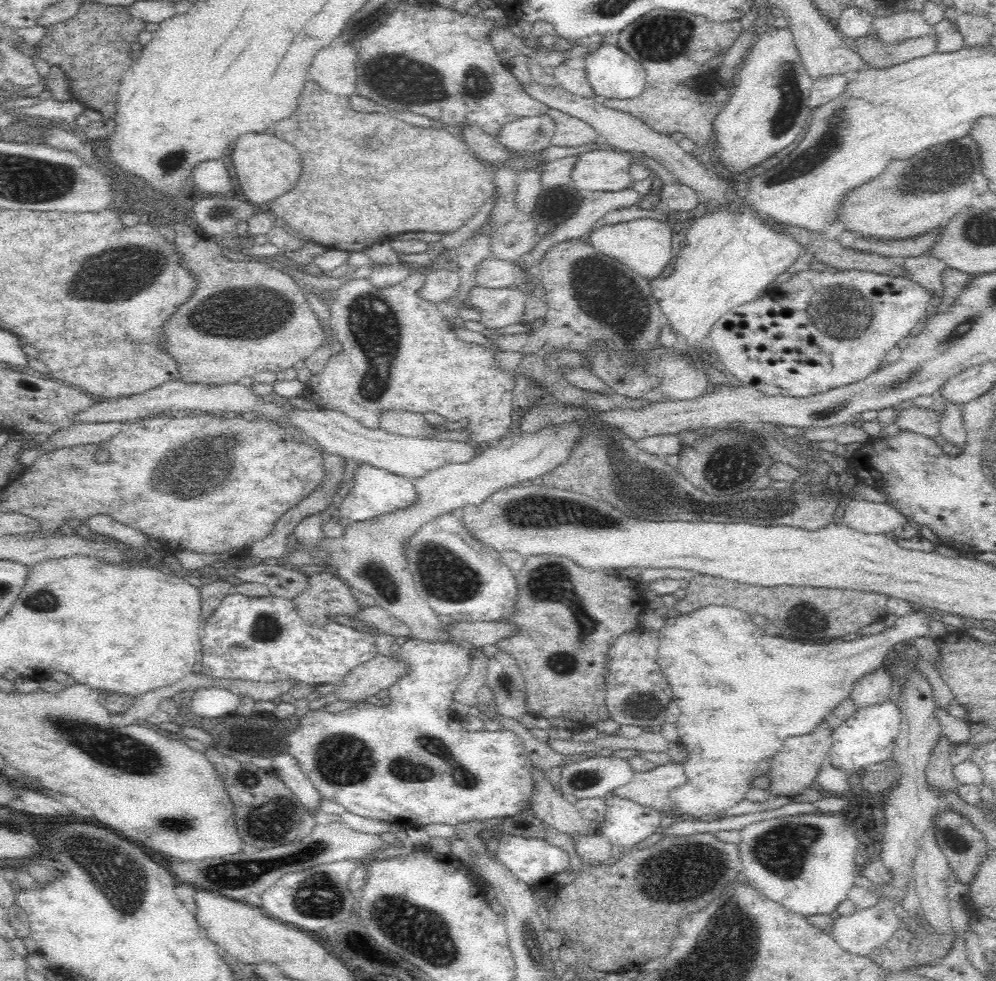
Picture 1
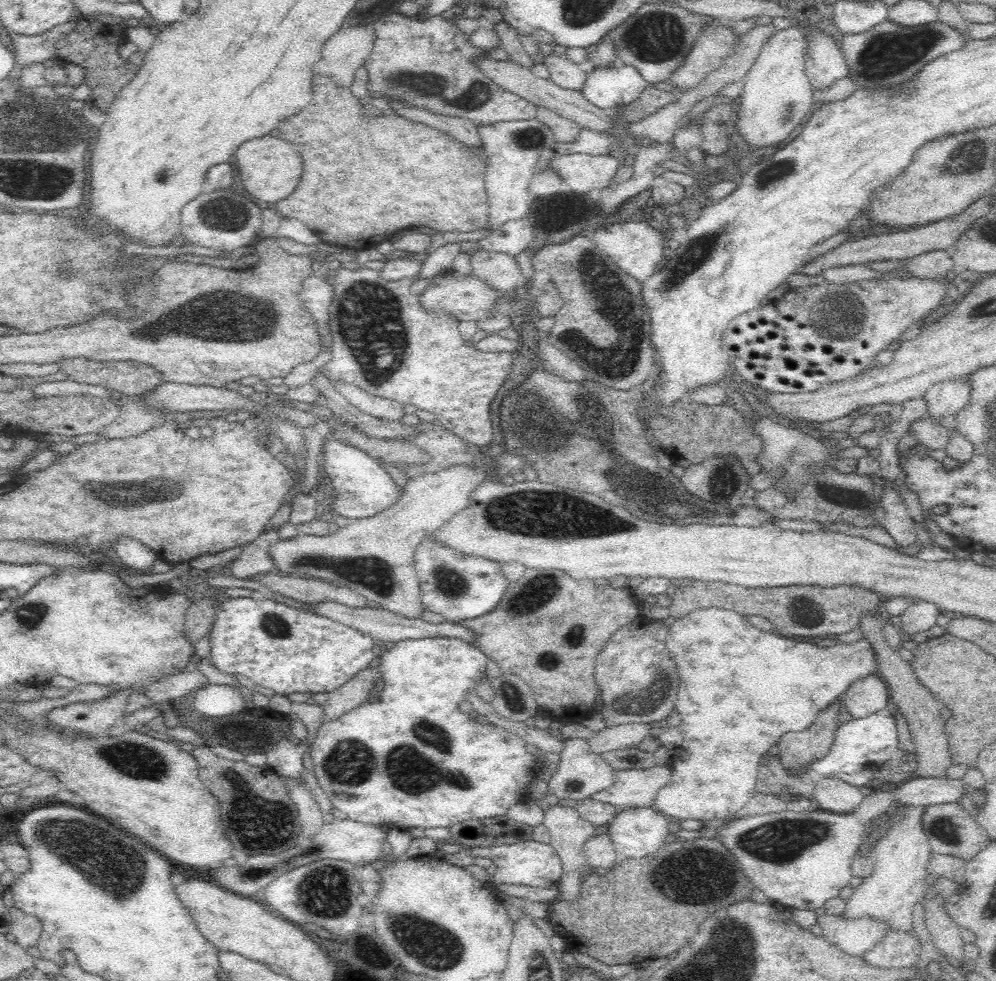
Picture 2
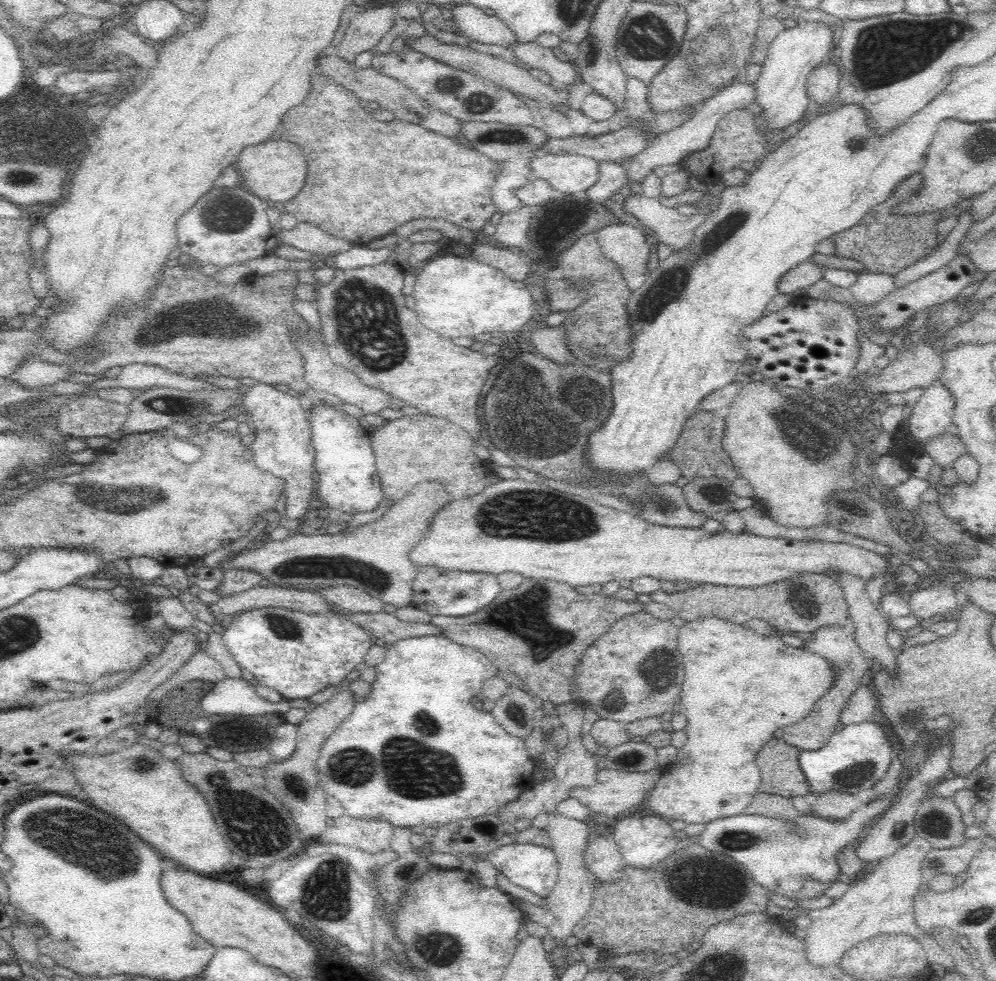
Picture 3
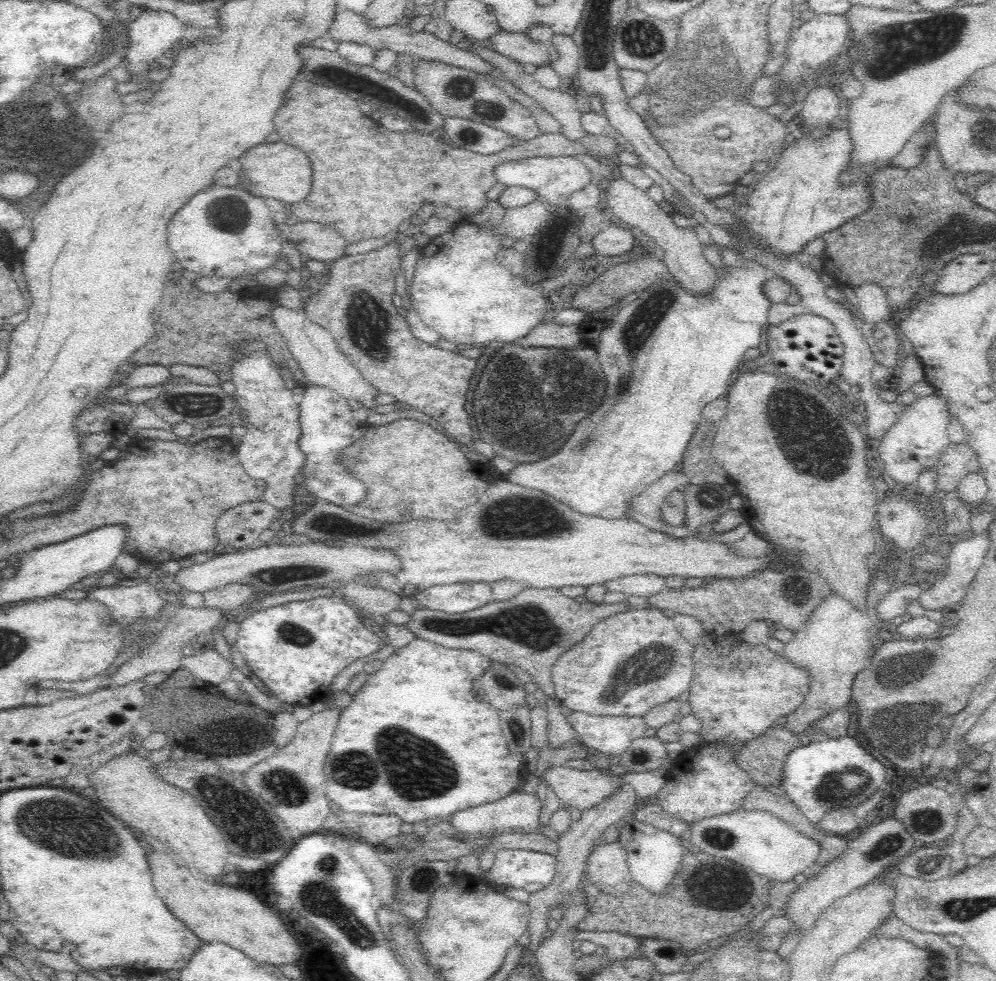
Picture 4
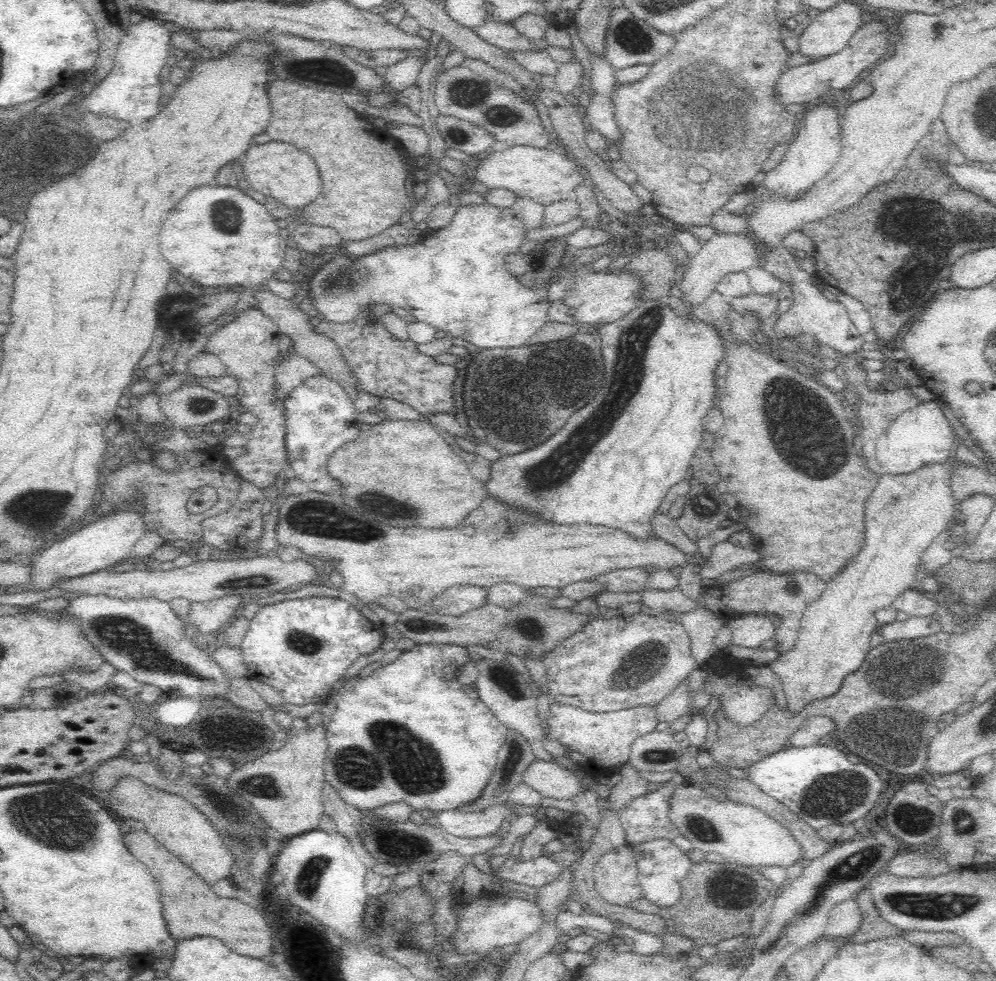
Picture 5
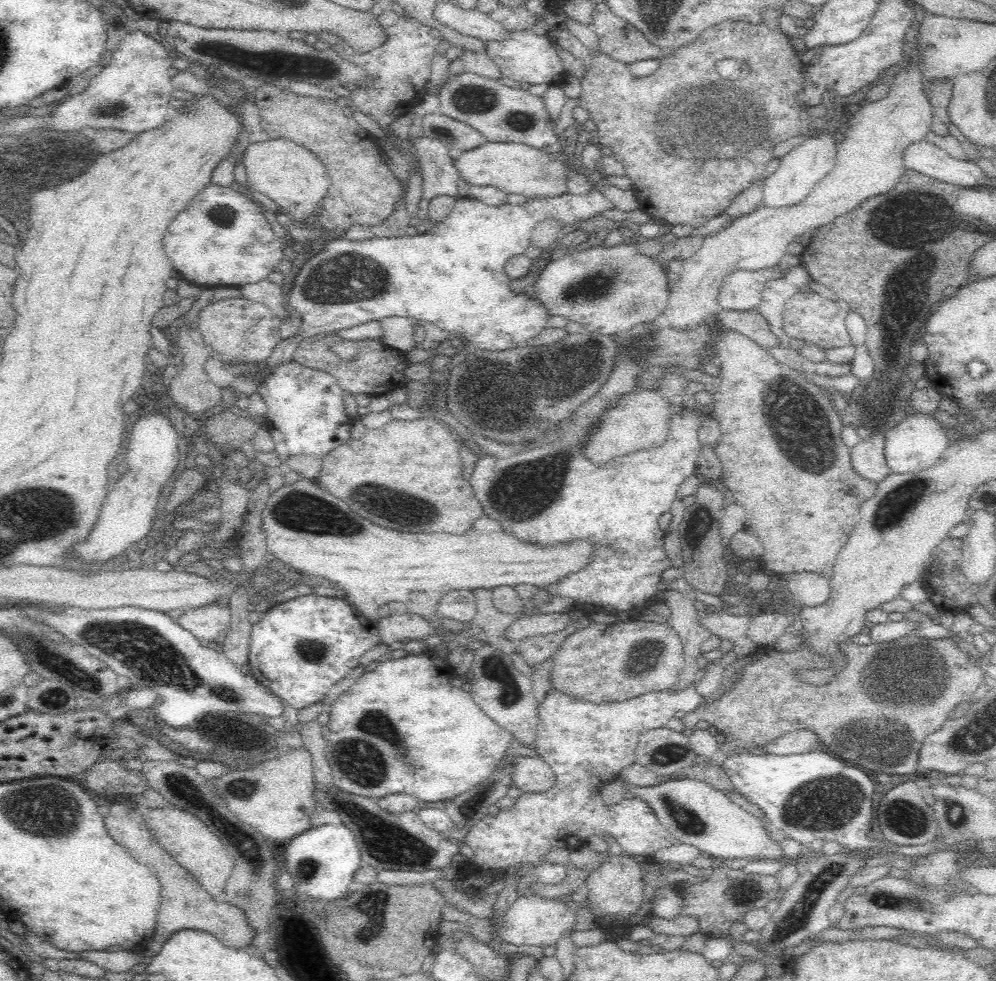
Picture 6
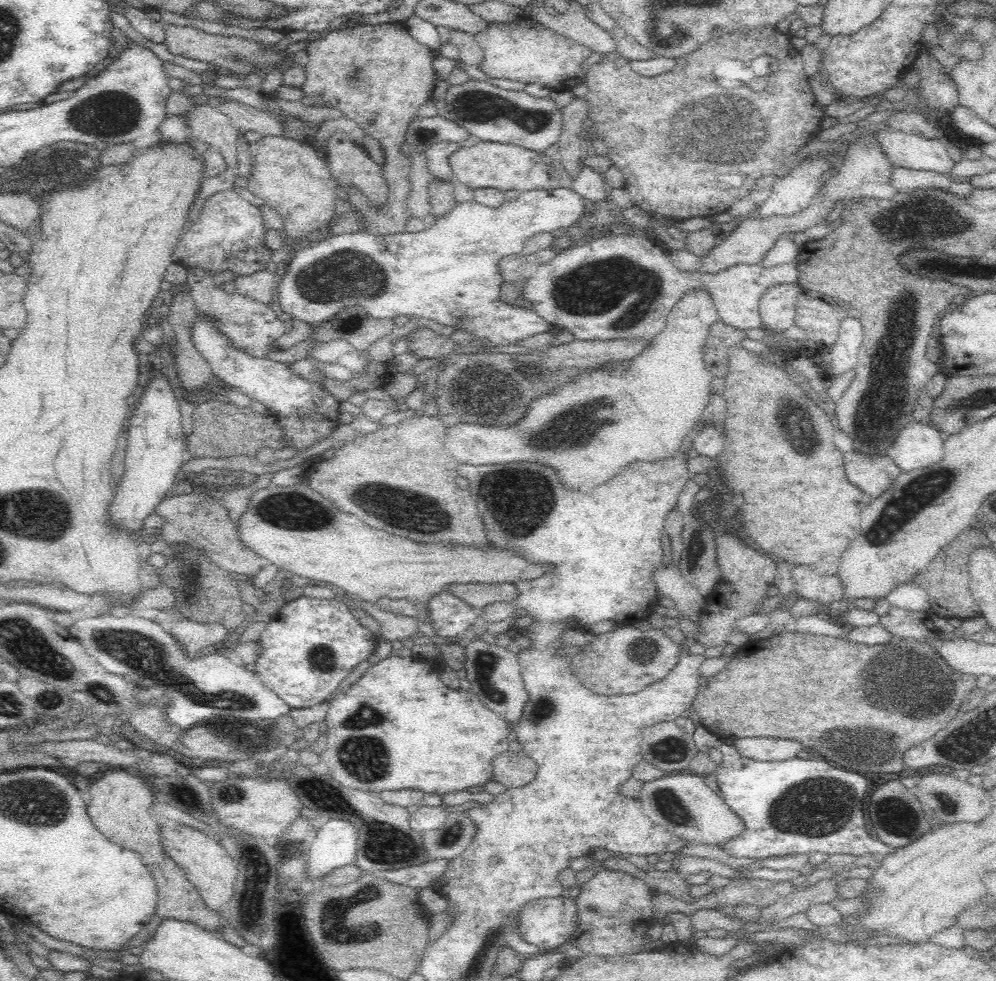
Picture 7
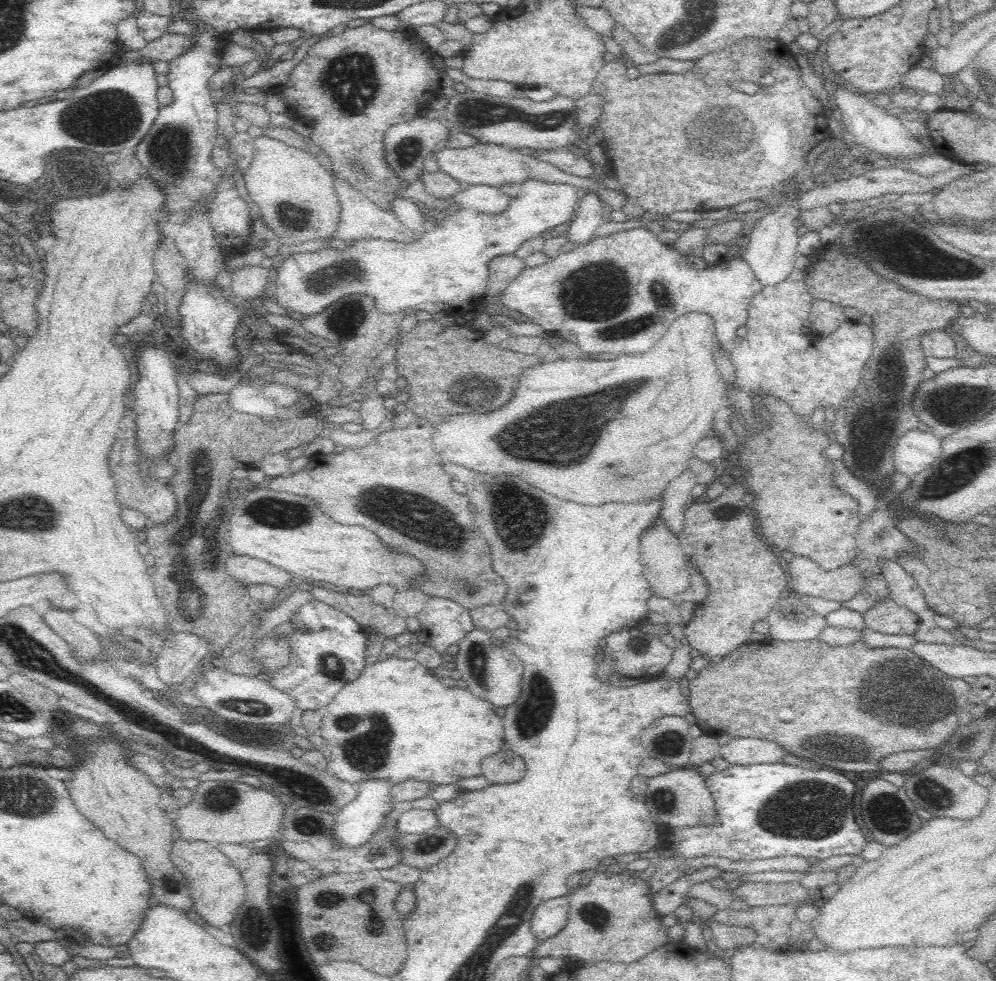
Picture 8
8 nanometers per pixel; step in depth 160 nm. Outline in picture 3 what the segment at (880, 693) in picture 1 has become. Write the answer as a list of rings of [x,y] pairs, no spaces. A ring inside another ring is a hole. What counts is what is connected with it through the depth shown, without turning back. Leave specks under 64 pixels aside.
[[[864,681],[857,686],[848,702],[842,708],[839,718],[840,726],[858,724],[877,718],[876,693]]]

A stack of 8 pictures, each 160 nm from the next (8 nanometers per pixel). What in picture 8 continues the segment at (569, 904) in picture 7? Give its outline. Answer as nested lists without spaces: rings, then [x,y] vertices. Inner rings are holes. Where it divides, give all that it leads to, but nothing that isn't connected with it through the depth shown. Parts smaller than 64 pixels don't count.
[[[566,896],[552,898],[534,909],[531,933],[539,941],[556,936],[568,920],[569,902]]]

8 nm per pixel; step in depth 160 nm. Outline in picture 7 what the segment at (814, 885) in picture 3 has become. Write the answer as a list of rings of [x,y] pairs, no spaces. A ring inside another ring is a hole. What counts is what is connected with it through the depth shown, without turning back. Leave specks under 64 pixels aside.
[[[668,773],[643,784],[638,796],[642,812],[656,825],[662,825],[691,844],[724,844],[744,830],[744,821],[693,773]]]

